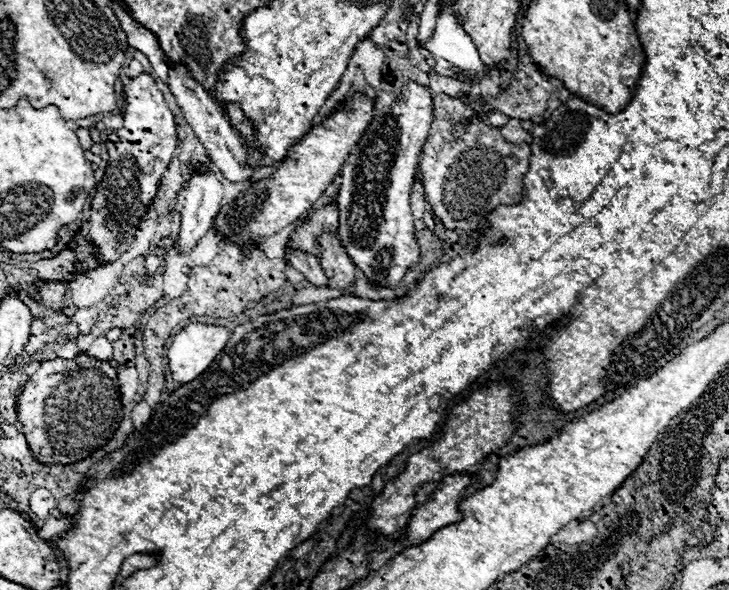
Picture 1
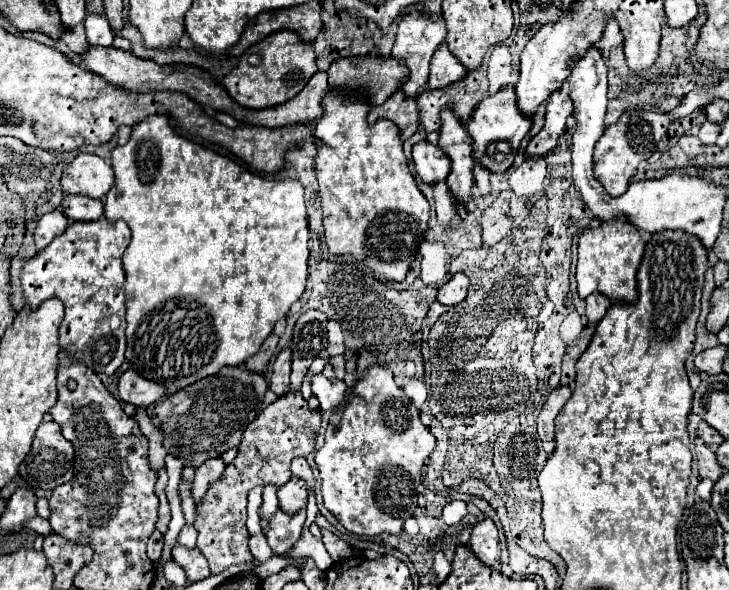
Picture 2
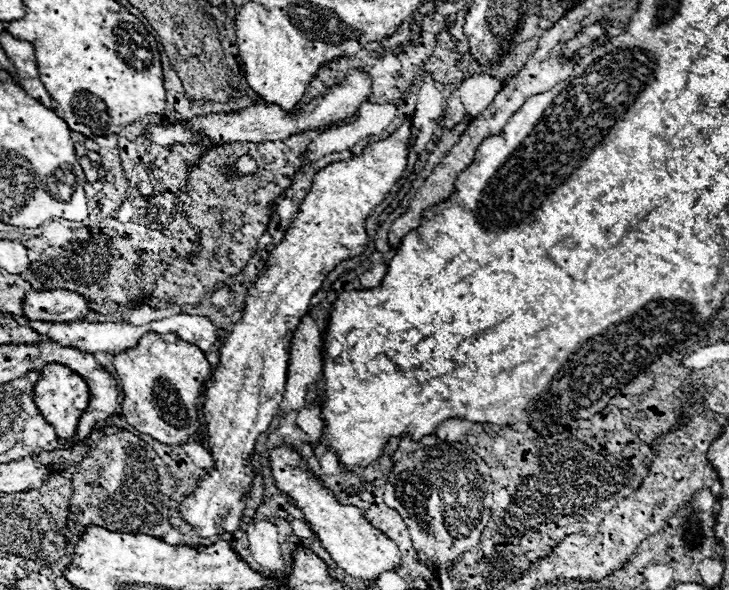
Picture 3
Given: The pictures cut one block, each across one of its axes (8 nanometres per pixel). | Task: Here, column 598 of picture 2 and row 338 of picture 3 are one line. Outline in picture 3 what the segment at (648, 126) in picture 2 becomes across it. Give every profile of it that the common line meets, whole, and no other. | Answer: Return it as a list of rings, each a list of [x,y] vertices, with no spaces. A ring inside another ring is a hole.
[[[144,334],[136,348],[130,348],[128,352],[120,352],[120,356],[114,356],[114,368],[120,378],[120,386],[124,392],[122,400],[122,412],[130,426],[136,430],[156,438],[164,444],[184,444],[190,434],[194,434],[198,440],[202,440],[202,422],[196,418],[198,412],[198,398],[200,398],[200,386],[210,376],[212,366],[206,362],[204,352],[186,340],[180,340],[176,334]]]

